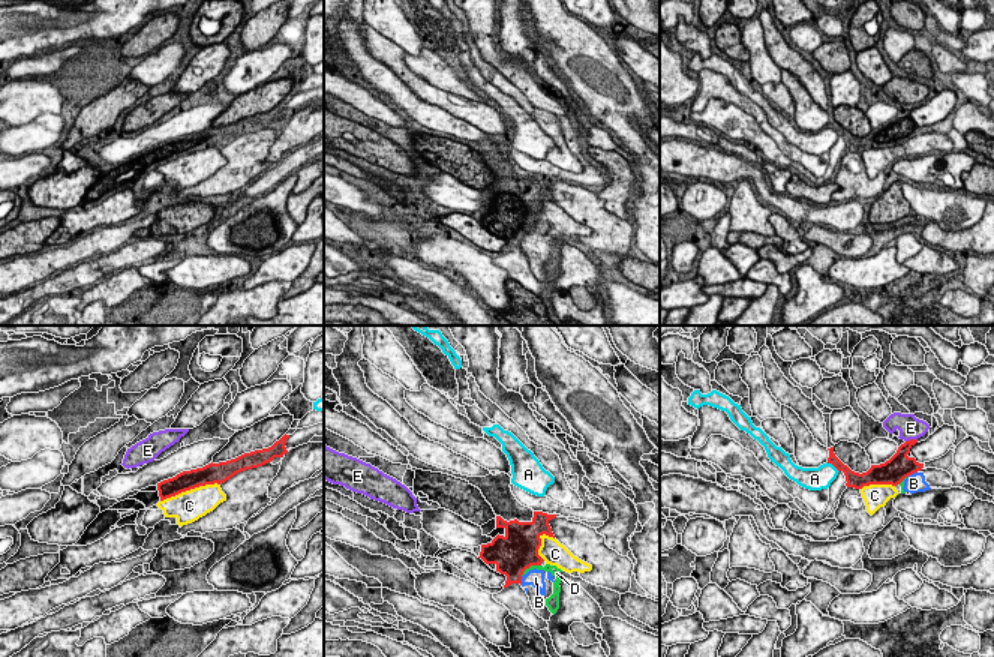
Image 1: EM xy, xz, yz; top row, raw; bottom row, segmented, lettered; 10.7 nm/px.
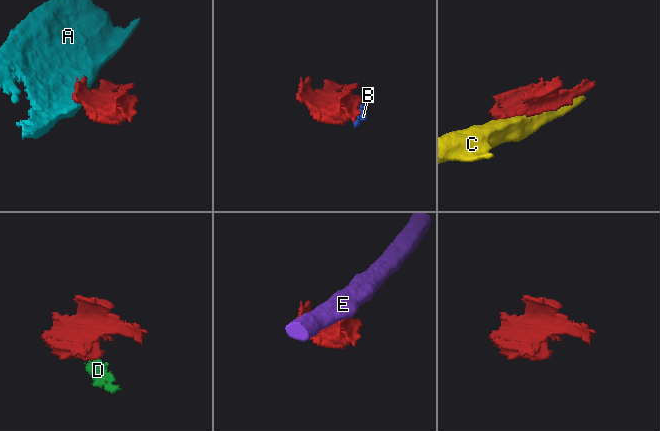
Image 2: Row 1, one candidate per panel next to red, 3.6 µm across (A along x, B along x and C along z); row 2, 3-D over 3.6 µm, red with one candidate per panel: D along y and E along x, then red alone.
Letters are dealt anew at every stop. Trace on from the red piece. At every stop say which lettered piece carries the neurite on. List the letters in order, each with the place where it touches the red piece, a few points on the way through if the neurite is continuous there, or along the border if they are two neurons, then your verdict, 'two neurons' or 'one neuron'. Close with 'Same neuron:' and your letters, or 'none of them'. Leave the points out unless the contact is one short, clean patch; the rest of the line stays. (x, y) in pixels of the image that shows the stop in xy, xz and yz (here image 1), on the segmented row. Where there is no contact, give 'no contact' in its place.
A: contact yz (832, 464); two neurons
B: contact yz (912, 473); border yz (916, 471), (907, 477); two neurons
C: contact xy (189, 489); two neurons
D: contact xz (529, 566); two neurons
E: contact yz (910, 440); two neurons
Same neuron: none of them

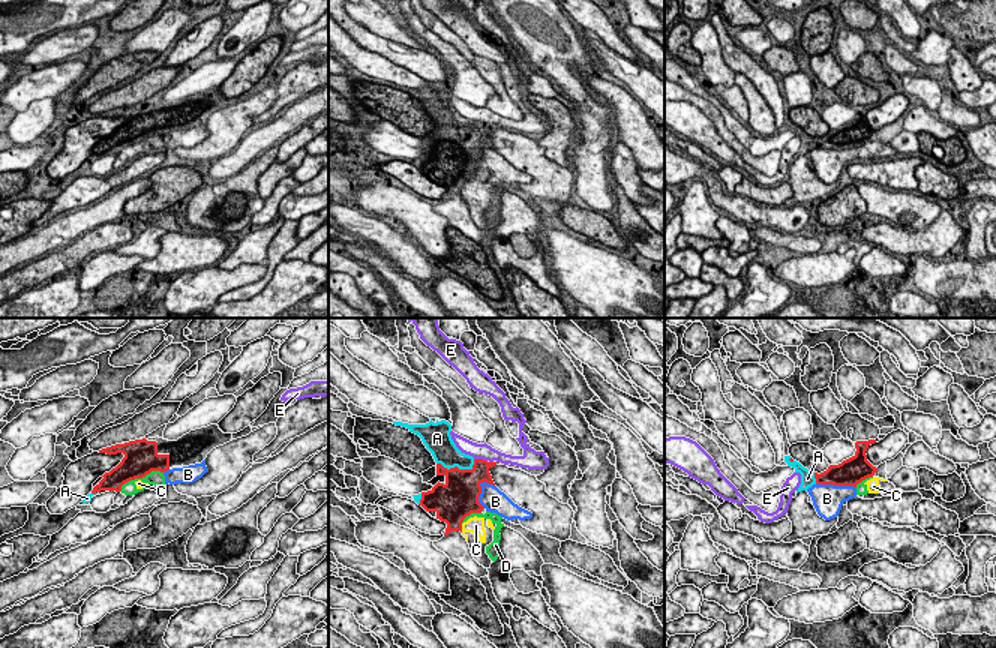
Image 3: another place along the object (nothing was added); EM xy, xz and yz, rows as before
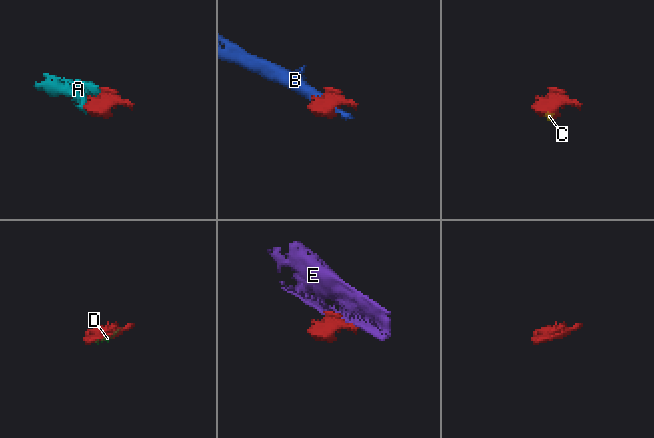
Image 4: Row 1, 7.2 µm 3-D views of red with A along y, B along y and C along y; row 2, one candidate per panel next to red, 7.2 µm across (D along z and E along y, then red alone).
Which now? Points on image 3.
A: contact xz (458, 468); one neuron
B: contact yz (836, 485); two neurons
C: contact xz (461, 528); border xz (461, 524), (462, 531); two neurons
D: contact xy (140, 477); two neurons
E: contact xz (480, 459); two neurons
Same neuron: A

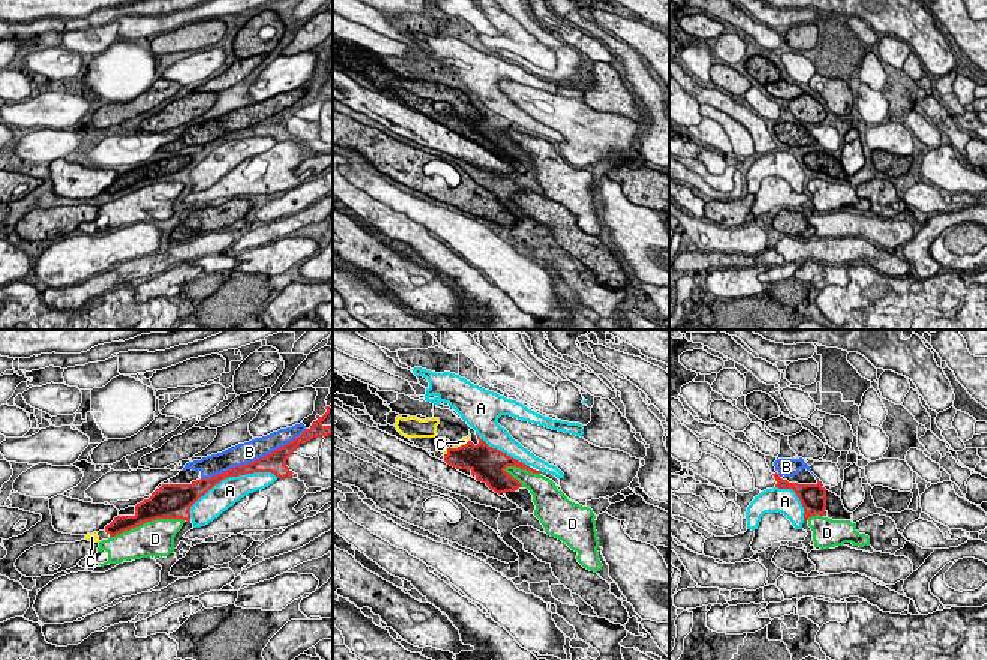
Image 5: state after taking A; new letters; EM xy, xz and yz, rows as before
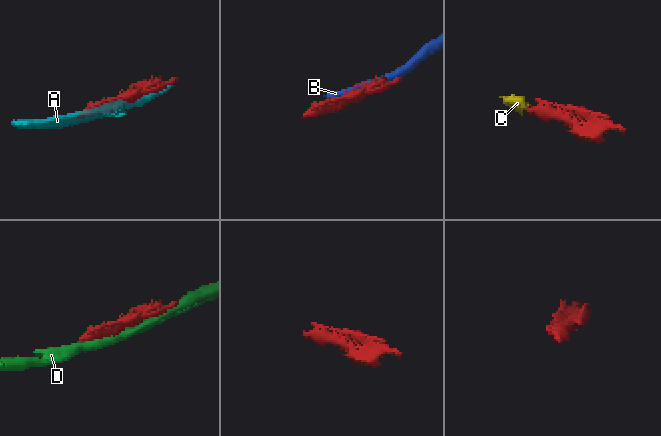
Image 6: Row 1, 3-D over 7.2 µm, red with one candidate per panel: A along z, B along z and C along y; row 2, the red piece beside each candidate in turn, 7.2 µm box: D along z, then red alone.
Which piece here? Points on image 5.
A: contact xy (228, 476); two neurons
B: contact xy (255, 461); two neurons
C: contact xz (465, 444); way xz (482, 459), (465, 444), (464, 441); one neuron
D: contact xy (146, 521); two neurons
Same neuron: C

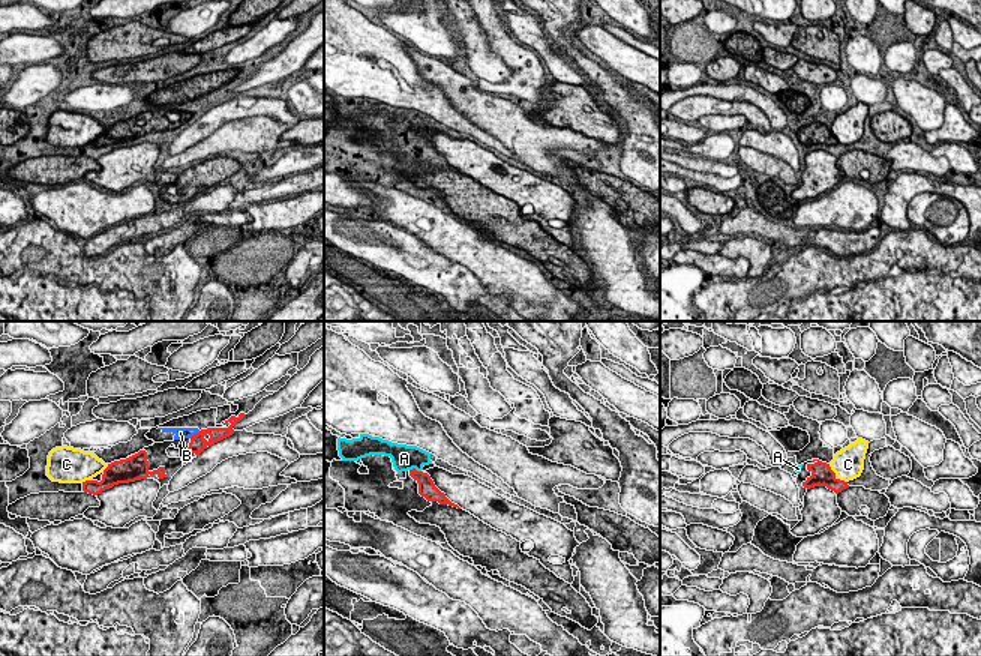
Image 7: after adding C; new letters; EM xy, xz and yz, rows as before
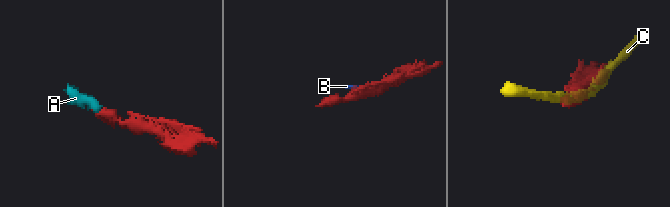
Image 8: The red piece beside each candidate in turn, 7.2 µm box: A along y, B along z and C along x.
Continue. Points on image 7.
A: contact xz (414, 469); way xz (426, 488), (426, 484), (414, 469), (404, 458); one neuron
B: contact xy (195, 434); border xy (200, 431), (188, 437); two neurons
C: contact yz (831, 470); two neurons
Same neuron: A

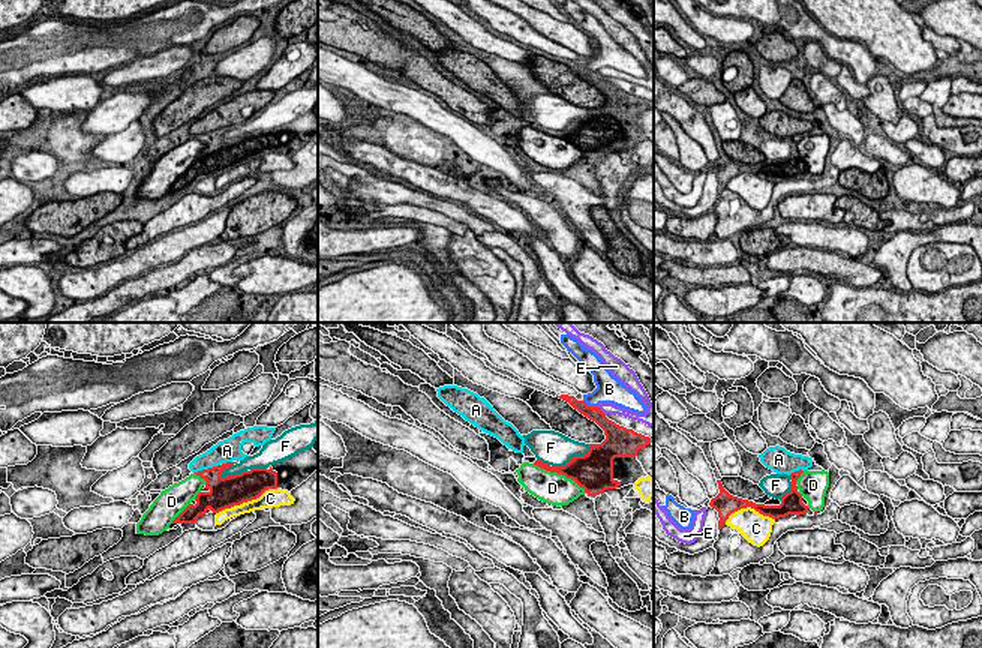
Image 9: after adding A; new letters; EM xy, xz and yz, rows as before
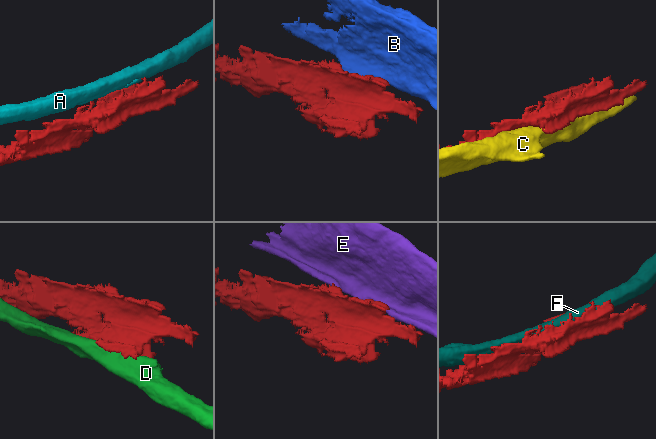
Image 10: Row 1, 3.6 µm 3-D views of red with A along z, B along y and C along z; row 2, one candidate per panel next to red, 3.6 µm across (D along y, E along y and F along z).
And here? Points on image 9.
A: contact xy (209, 468); two neurons
B: contact xz (589, 407); two neurons
C: contact xy (246, 501); two neurons
D: contact xz (559, 473); two neurons
E: contact xz (601, 411); two neurons
F: contact xz (574, 456); two neurons
Same neuron: none of them

